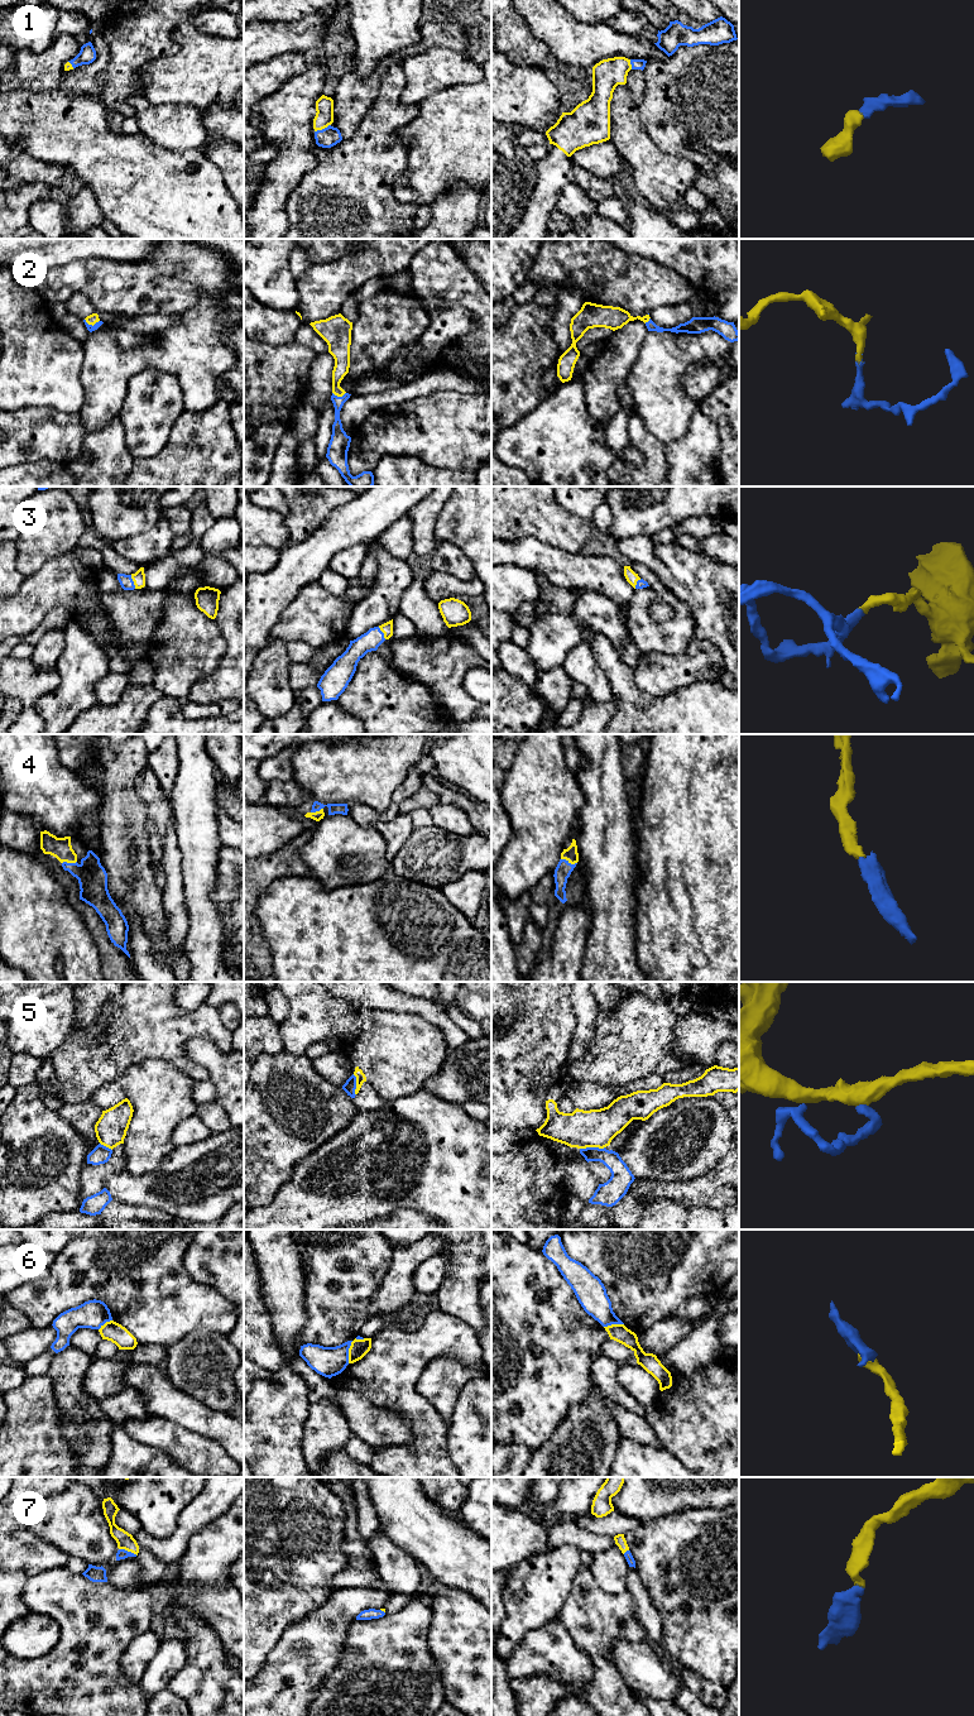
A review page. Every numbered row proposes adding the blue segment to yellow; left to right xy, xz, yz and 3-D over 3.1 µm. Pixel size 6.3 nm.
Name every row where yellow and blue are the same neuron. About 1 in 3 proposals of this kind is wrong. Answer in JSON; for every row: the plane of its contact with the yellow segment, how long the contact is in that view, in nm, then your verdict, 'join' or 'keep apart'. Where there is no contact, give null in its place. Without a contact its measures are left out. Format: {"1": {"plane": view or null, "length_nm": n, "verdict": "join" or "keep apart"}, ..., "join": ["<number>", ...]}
{"1": {"plane": "xz", "length_nm": 120, "verdict": "join"}, "2": {"plane": "xy", "length_nm": 100, "verdict": "join"}, "3": {"plane": "xy", "length_nm": 90, "verdict": "join"}, "4": {"plane": "yz", "length_nm": 110, "verdict": "join"}, "5": {"plane": "yz", "length_nm": 160, "verdict": "keep apart"}, "6": {"plane": "xz", "length_nm": 150, "verdict": "keep apart"}, "7": {"plane": "xy", "length_nm": 130, "verdict": "join"}, "join": ["1", "2", "3", "4", "7"]}

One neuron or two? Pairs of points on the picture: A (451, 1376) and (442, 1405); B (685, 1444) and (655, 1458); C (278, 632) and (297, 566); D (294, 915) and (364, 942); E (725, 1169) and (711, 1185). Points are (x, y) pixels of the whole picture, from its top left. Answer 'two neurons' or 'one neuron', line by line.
A: one neuron
B: two neurons
C: two neurons
D: one neuron
E: one neuron

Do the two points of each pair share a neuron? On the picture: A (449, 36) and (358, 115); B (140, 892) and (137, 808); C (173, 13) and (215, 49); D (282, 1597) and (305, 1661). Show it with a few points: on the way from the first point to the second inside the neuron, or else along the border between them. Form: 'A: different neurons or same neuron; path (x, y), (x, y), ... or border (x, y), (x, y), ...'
A: same neuron; path (421, 47), (389, 61), (375, 75), (369, 87)
B: same neuron; path (142, 871), (142, 844), (137, 829)
C: different neurons; border (190, 18), (172, 30), (177, 51)
D: different neurons; border (317, 1607), (292, 1623), (274, 1648)

